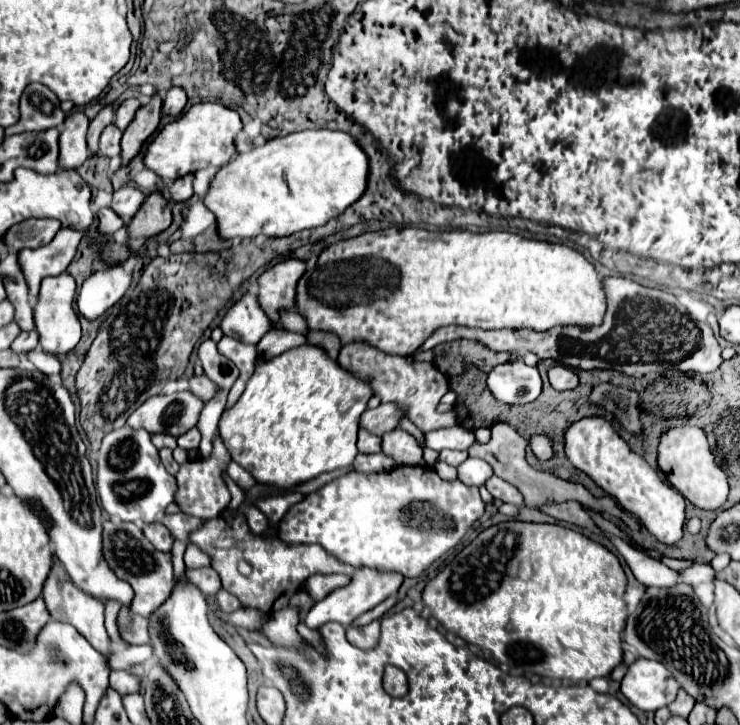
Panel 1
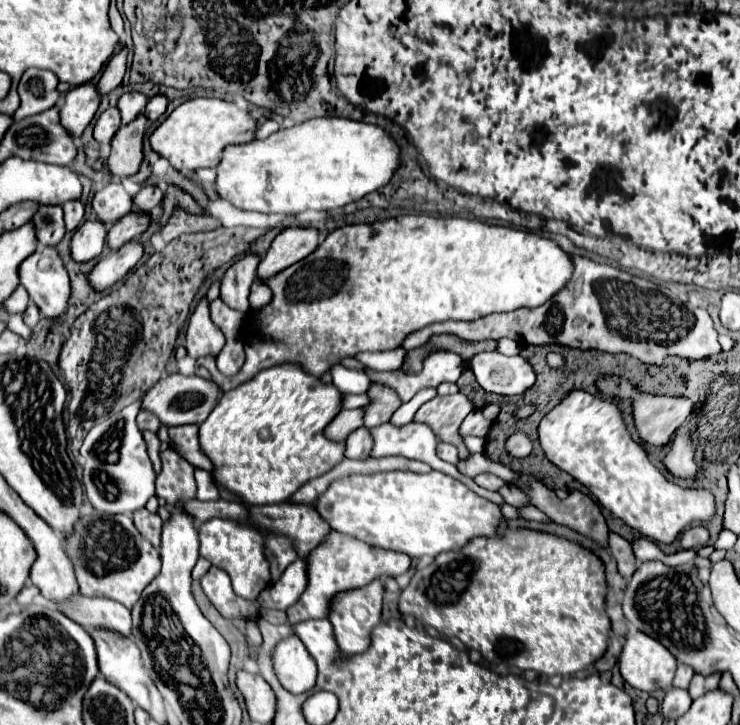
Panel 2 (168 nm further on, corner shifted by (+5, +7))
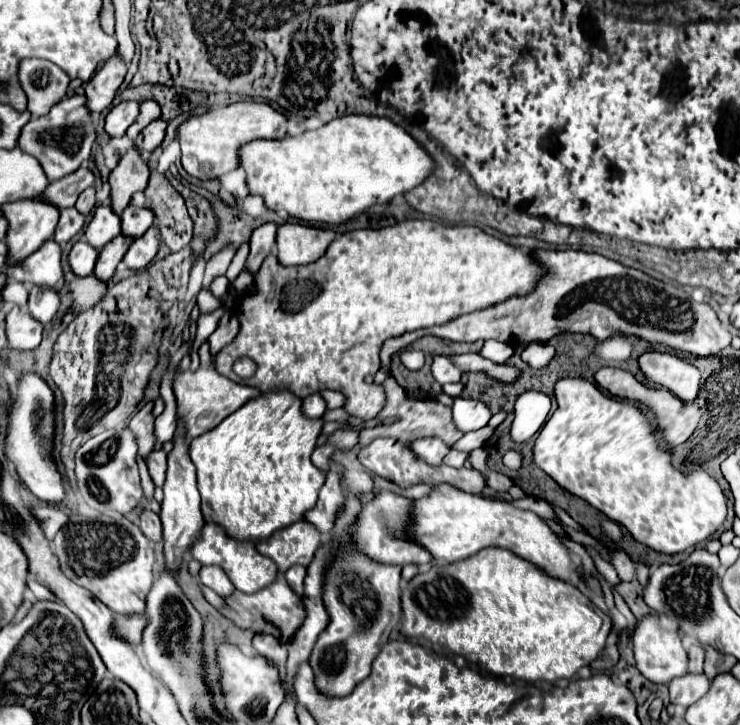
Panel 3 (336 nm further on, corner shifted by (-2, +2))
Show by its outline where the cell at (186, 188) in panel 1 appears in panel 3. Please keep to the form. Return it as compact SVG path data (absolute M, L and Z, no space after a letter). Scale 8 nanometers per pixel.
M133 203L121 213L123 219L123 235L129 237L141 237L153 223L155 223L155 213L147 207L135 207Z

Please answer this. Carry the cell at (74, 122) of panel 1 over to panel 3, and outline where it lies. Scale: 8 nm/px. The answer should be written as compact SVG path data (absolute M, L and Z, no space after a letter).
M113 55L111 59L107 59L103 69L91 77L91 81L85 87L87 109L91 113L101 113L111 105L119 85L125 79L125 73L127 73L125 63L119 63L119 57Z

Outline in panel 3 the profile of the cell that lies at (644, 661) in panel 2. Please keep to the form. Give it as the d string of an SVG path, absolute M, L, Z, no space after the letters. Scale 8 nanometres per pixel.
M649 615L645 617L639 627L633 633L633 653L635 653L635 665L639 673L655 685L667 685L675 677L683 677L687 673L687 653L681 645L681 635L677 631L661 631L657 625L657 617Z

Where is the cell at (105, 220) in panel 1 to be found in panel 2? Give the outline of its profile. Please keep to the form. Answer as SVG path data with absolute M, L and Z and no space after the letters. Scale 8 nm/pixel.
M88 220L74 230L70 240L70 254L76 262L88 262L102 254L106 244L106 228L98 220Z

